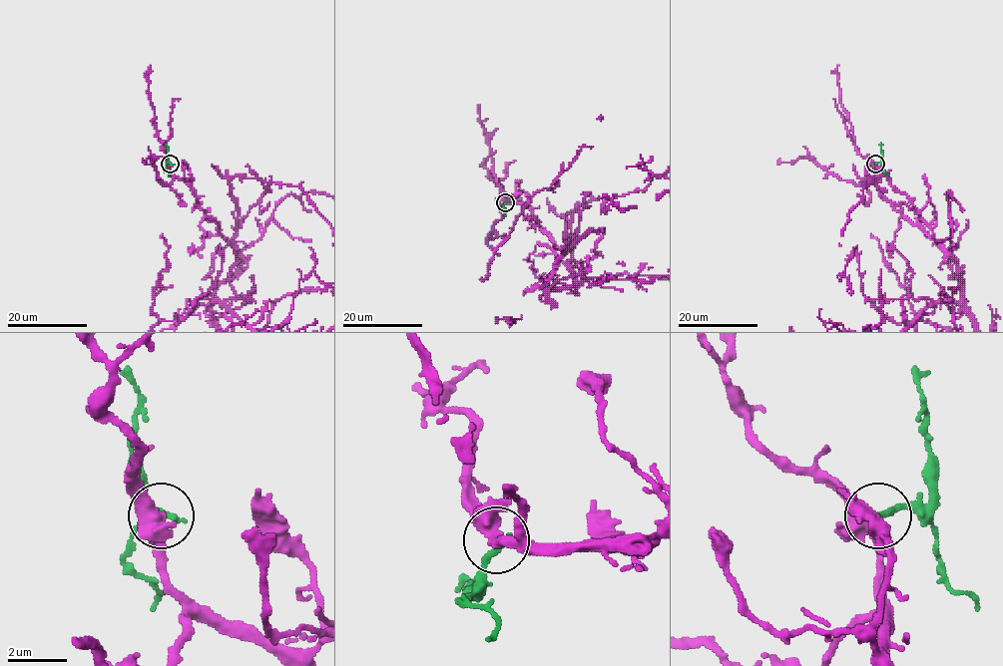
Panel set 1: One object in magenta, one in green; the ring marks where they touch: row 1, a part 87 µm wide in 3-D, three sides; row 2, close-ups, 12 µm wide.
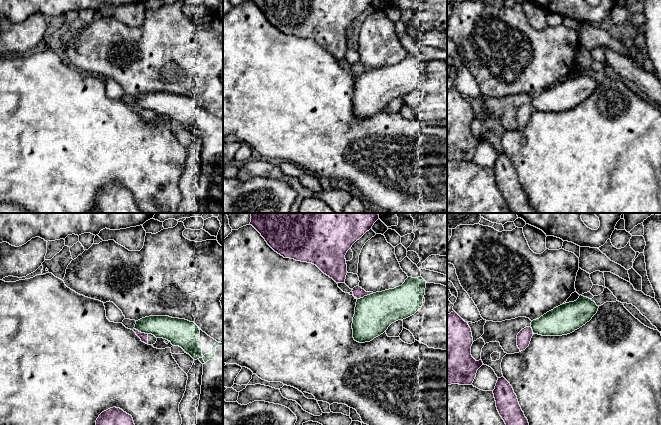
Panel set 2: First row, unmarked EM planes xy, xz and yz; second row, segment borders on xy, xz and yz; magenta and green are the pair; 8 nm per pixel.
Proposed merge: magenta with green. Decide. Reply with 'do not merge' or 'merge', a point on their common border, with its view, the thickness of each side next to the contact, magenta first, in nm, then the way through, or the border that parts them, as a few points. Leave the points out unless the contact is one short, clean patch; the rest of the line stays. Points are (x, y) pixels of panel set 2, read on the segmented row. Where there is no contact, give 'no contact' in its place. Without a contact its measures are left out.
do not merge; contact xz (365, 295); calibres 90 and 320 nm; border xz (373, 293), (357, 299)

